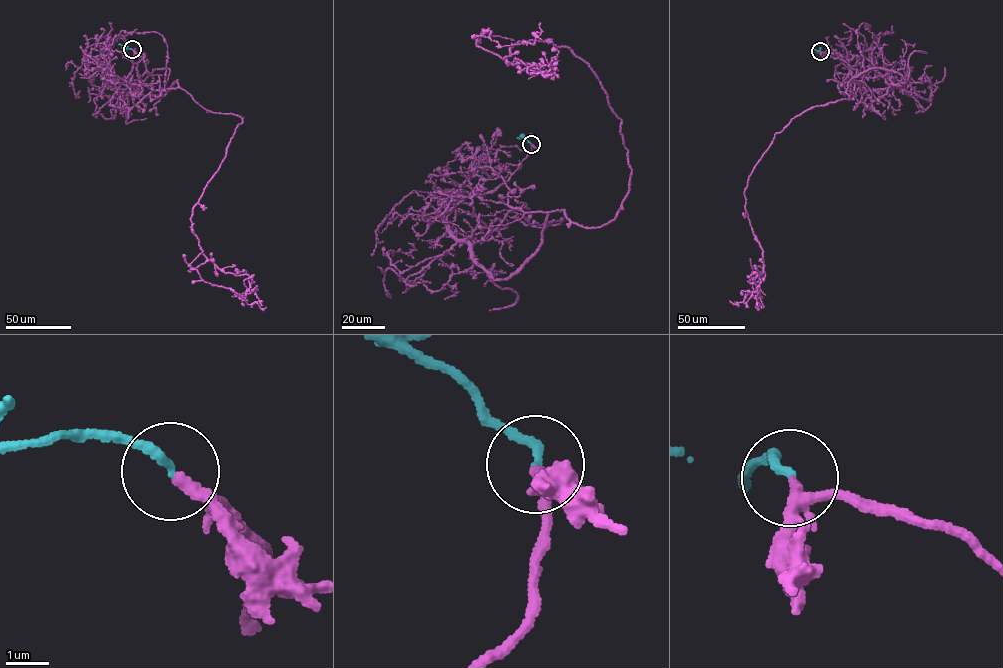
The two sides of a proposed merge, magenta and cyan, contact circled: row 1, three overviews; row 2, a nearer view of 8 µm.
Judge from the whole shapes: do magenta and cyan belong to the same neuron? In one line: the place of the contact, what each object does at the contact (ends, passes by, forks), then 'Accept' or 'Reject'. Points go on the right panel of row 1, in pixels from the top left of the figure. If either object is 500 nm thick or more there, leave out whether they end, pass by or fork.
Place: (820, 51). At the ring magenta passes by. At the ring cyan ends. Accept

